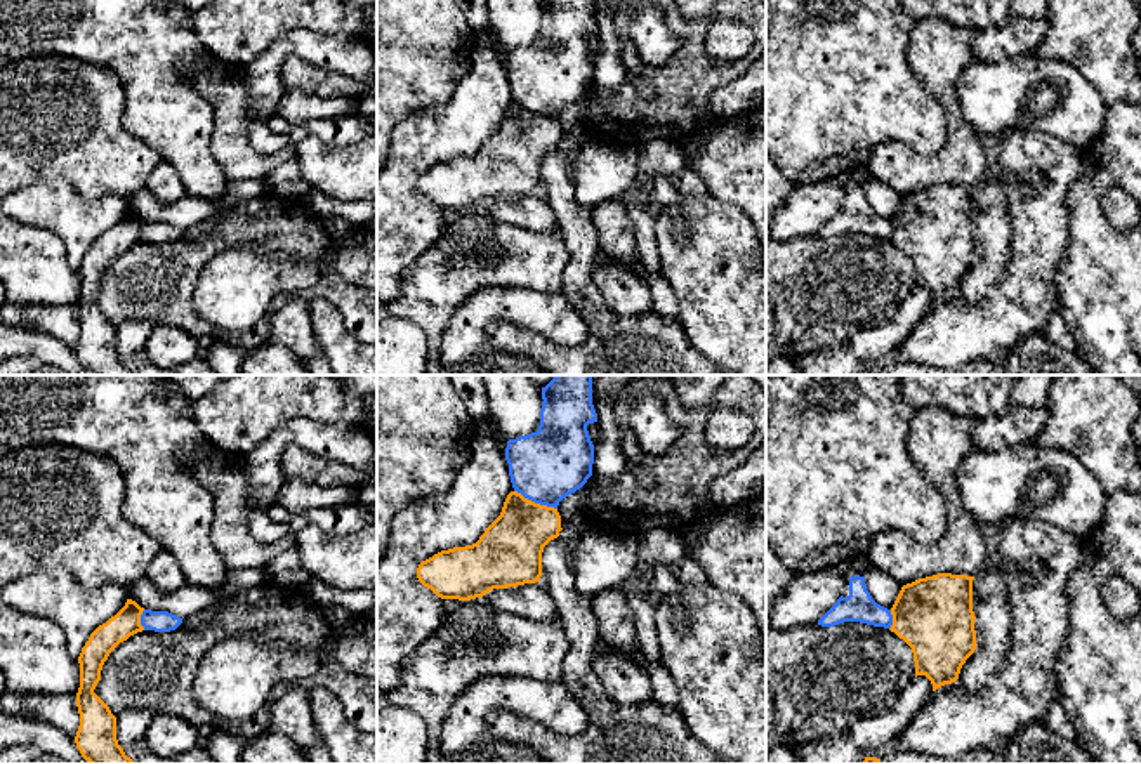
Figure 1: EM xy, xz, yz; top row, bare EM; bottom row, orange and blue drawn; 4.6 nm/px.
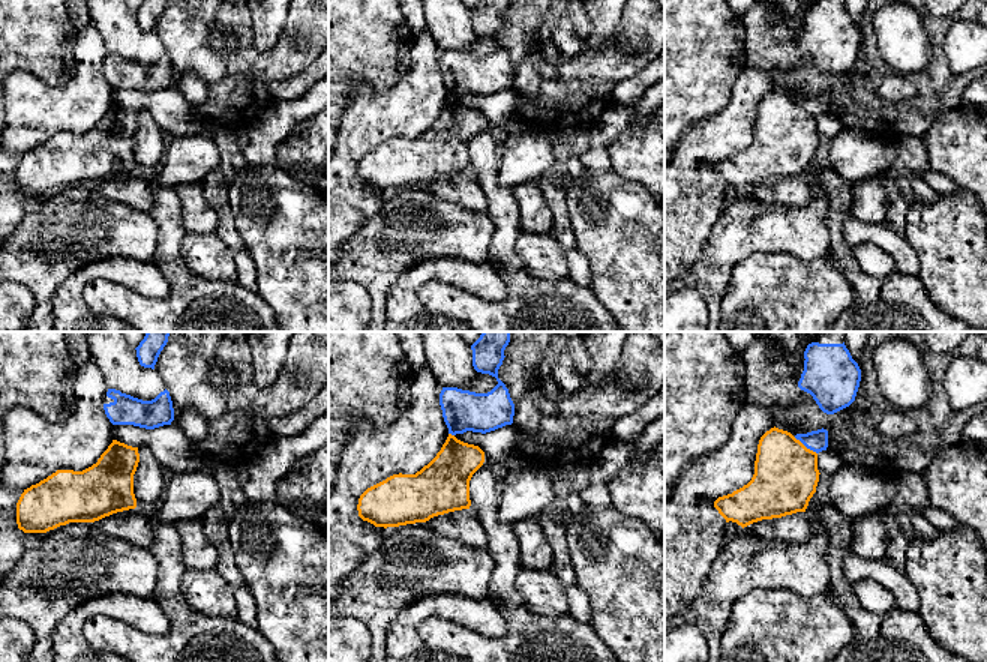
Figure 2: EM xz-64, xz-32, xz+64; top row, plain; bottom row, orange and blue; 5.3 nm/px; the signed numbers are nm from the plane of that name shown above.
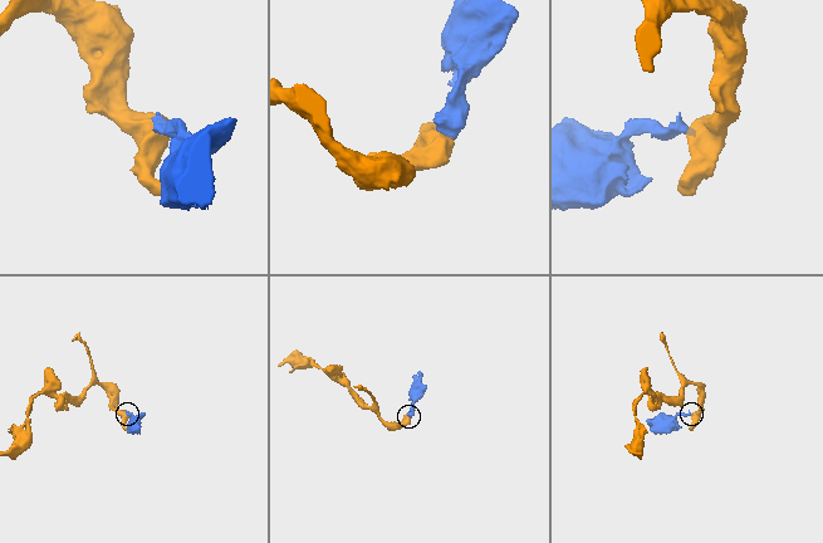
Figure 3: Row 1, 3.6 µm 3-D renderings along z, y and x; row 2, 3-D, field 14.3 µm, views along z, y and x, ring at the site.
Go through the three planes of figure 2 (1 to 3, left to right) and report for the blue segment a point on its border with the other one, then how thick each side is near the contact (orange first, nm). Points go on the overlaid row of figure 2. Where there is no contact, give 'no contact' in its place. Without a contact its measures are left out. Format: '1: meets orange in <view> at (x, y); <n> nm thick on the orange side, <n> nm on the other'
1: no contact
2: meets orange in xz-32 at (450, 434); 260 nm thick on the orange side, 220 nm on the other
3: meets orange in xz+64 at (804, 446); 340 nm thick on the orange side, 110 nm on the other

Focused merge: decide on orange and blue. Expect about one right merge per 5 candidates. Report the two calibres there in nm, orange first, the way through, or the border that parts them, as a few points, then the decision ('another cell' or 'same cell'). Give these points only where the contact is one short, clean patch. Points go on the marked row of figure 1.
calibres 300 and 340 nm; border xz (514, 490), (556, 509); another cell

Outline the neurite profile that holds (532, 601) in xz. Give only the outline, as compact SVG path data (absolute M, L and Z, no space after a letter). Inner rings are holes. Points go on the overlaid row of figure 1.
M542 582L493 589L483 597L495 611L516 615L530 622L557 618L557 606Z

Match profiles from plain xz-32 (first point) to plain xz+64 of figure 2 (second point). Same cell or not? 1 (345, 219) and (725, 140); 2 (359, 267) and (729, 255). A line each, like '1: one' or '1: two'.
1: one
2: one

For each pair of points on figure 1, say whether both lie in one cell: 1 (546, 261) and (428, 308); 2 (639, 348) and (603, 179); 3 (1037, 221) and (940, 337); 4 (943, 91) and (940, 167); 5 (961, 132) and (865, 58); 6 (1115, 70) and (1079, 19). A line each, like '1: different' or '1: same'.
1: same
2: different
3: same
4: same
5: different
6: same

